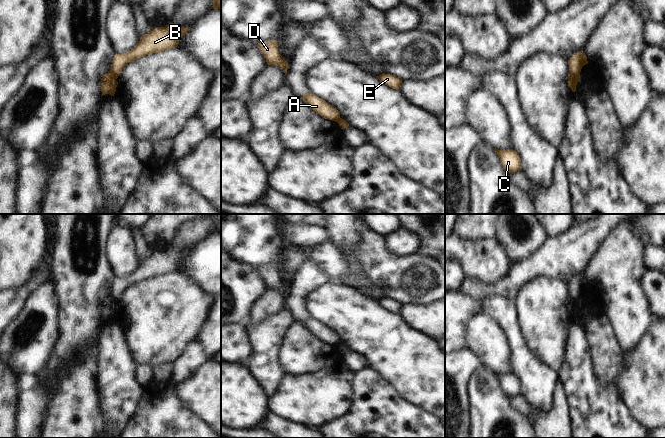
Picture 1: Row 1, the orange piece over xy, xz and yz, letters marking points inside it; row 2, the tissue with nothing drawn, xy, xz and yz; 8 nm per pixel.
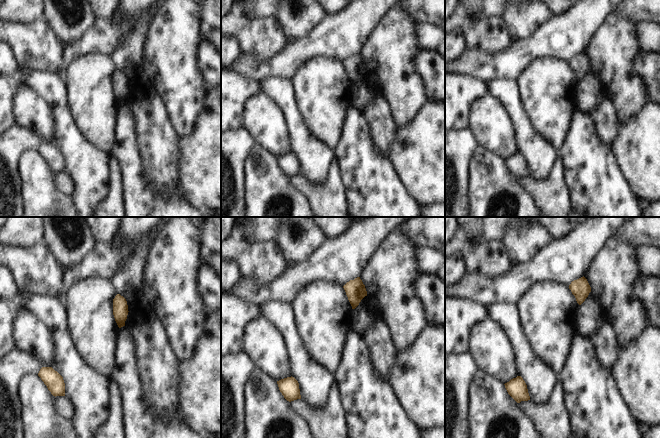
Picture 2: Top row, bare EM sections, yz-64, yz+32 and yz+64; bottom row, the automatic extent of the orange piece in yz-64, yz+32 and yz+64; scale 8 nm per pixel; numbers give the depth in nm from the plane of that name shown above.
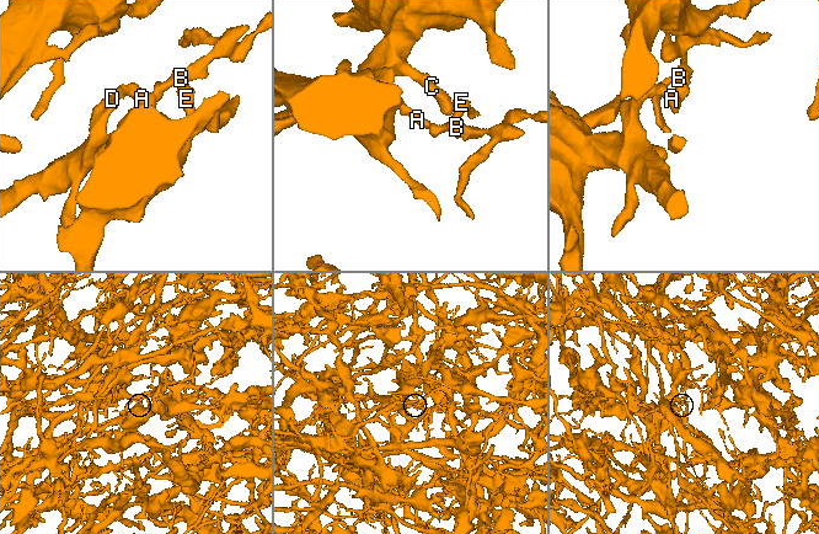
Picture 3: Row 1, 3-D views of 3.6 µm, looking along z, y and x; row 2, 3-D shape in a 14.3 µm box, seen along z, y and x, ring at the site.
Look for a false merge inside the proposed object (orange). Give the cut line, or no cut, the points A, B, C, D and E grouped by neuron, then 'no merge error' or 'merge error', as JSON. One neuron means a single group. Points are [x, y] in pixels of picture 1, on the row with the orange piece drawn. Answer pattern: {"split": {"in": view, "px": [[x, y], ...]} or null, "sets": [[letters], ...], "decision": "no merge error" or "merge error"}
{"split": {"in": "yz", "px": [[570, 73], [577, 82]]}, "sets": [["A", "C", "D"], ["B", "E"]], "decision": "merge error"}

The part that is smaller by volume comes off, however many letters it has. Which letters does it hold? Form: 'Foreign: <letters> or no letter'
Foreign: B, E

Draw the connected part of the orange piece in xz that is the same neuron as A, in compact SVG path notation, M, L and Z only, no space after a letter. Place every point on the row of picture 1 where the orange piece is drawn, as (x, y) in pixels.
M311 92L305 94L301 99L316 113L323 118L337 122L340 113L336 108L328 104L325 100L315 96Z

